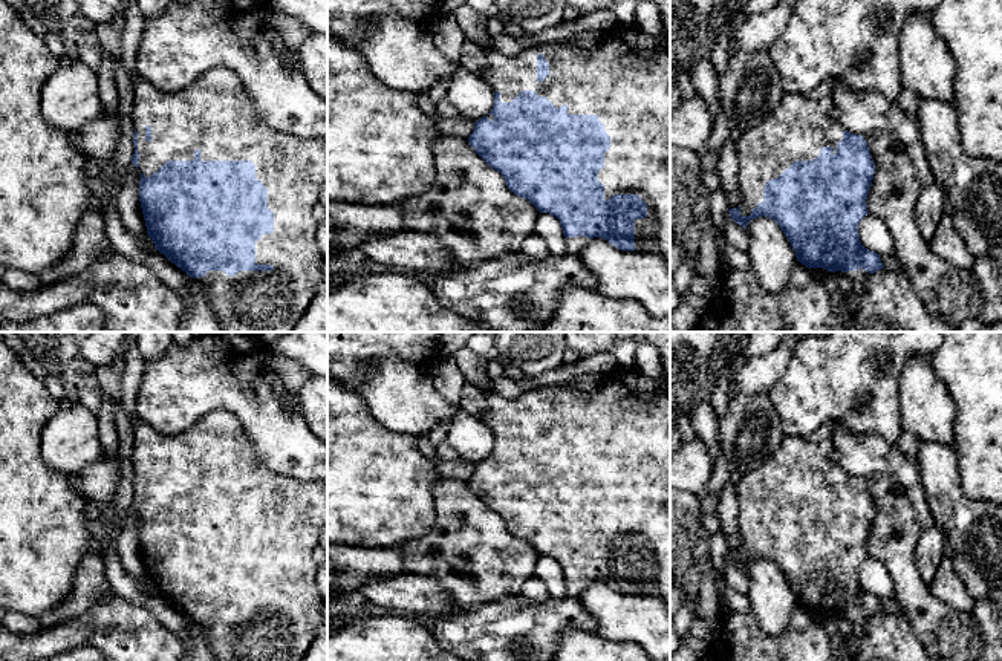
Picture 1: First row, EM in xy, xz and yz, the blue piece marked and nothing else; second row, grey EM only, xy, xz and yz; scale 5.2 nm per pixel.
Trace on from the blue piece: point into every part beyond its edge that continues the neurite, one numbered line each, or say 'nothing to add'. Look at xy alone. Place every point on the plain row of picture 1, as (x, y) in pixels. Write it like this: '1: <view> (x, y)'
1: xy (214, 456)

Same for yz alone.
1: yz (803, 464)

